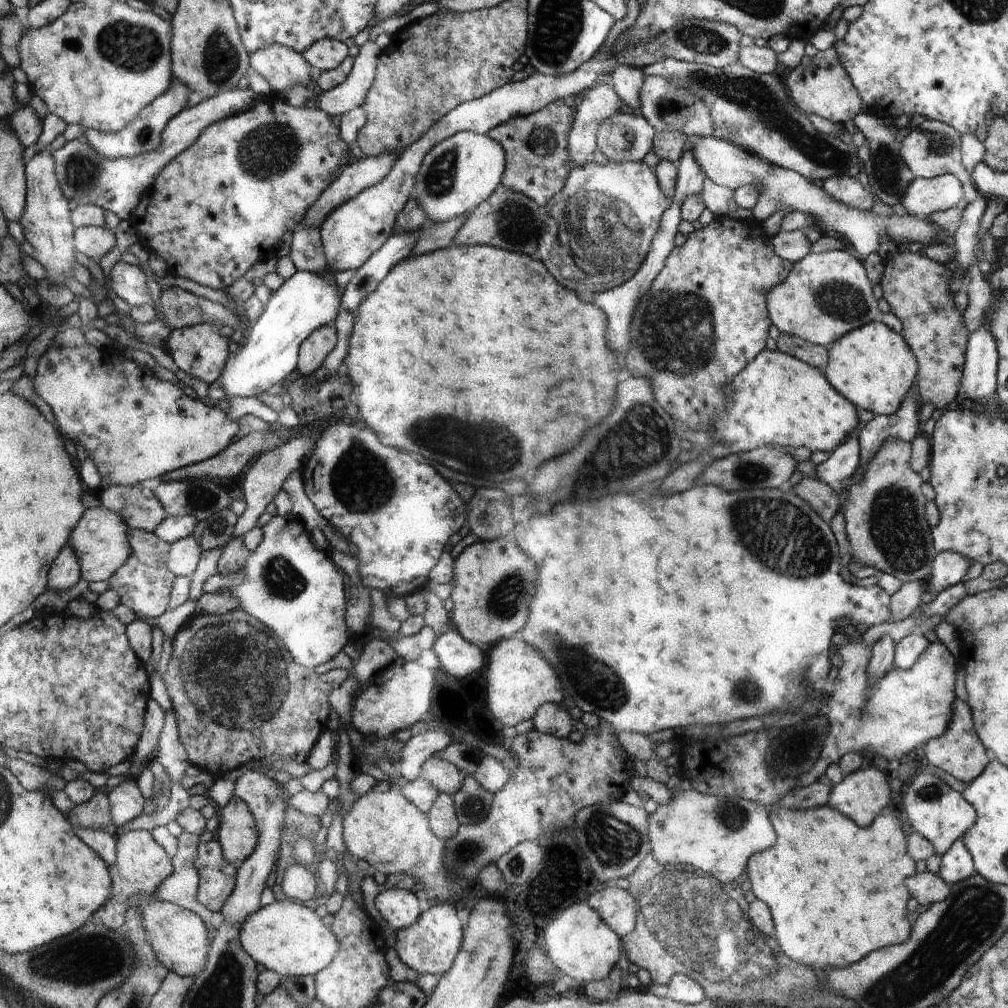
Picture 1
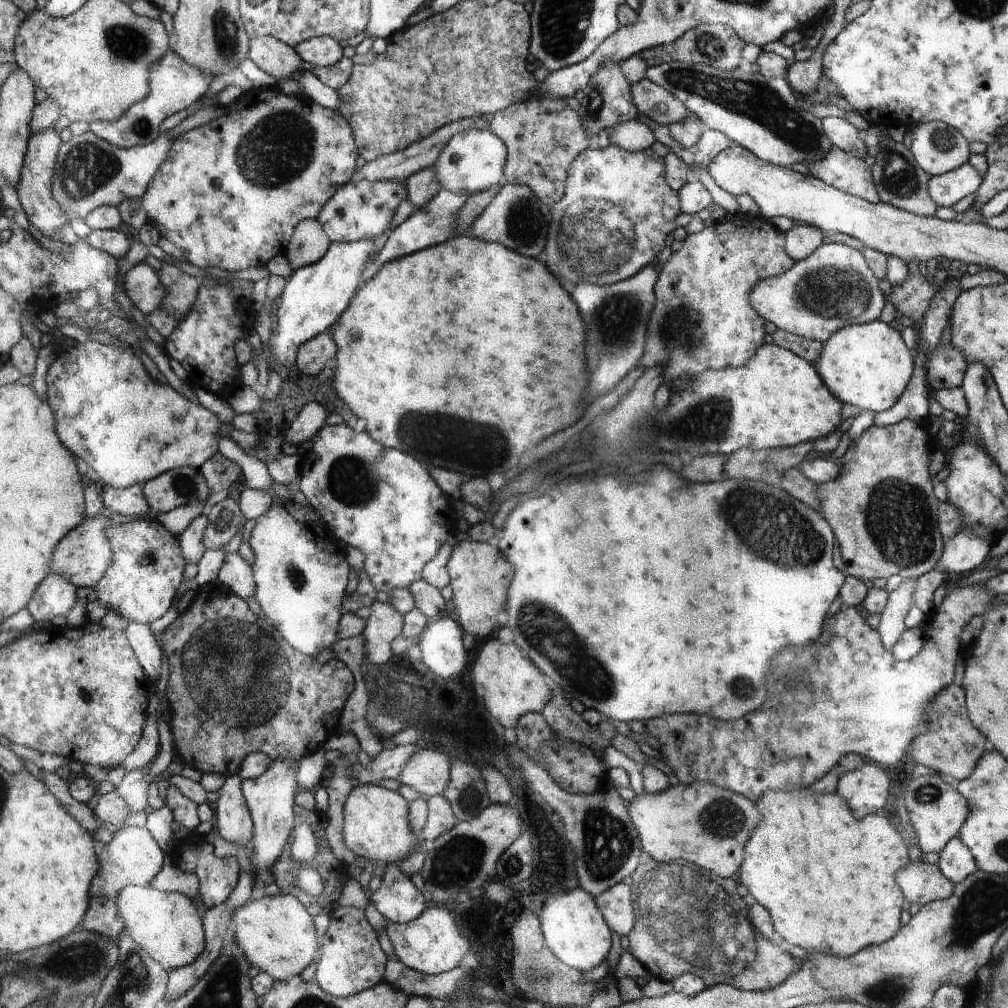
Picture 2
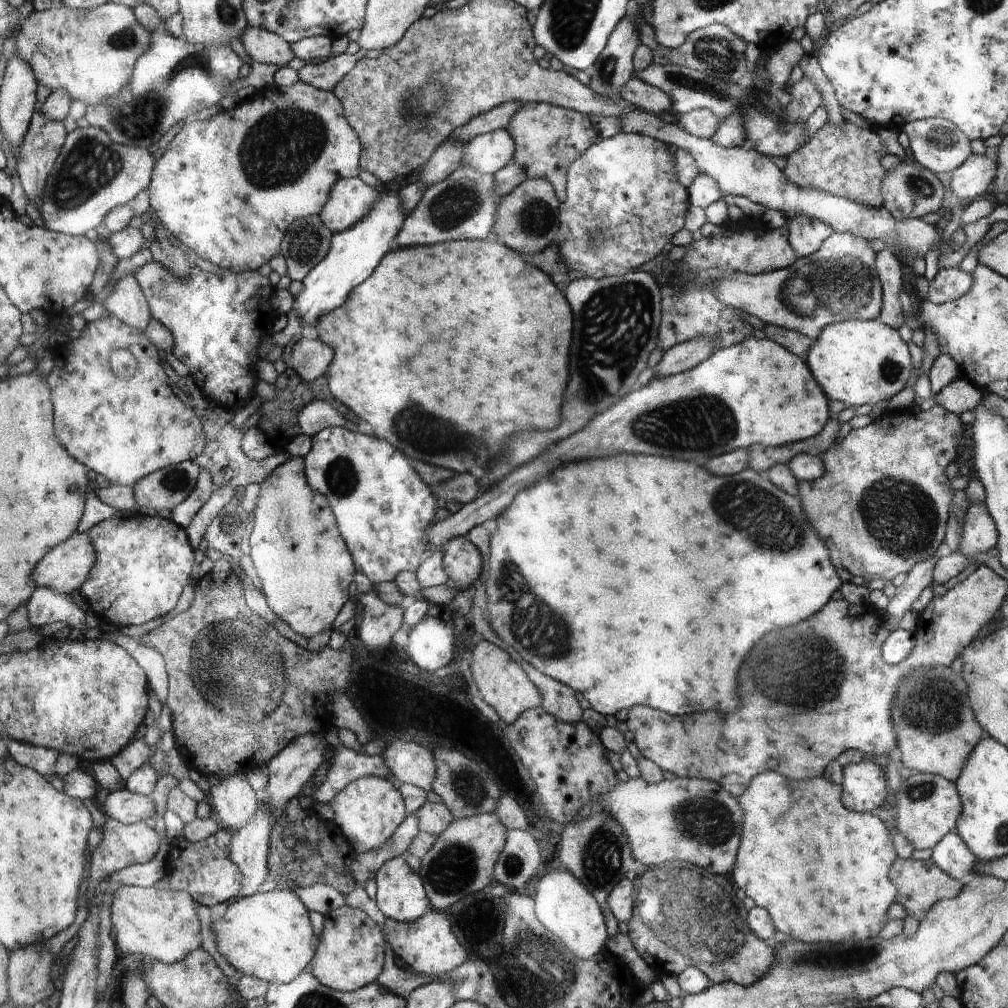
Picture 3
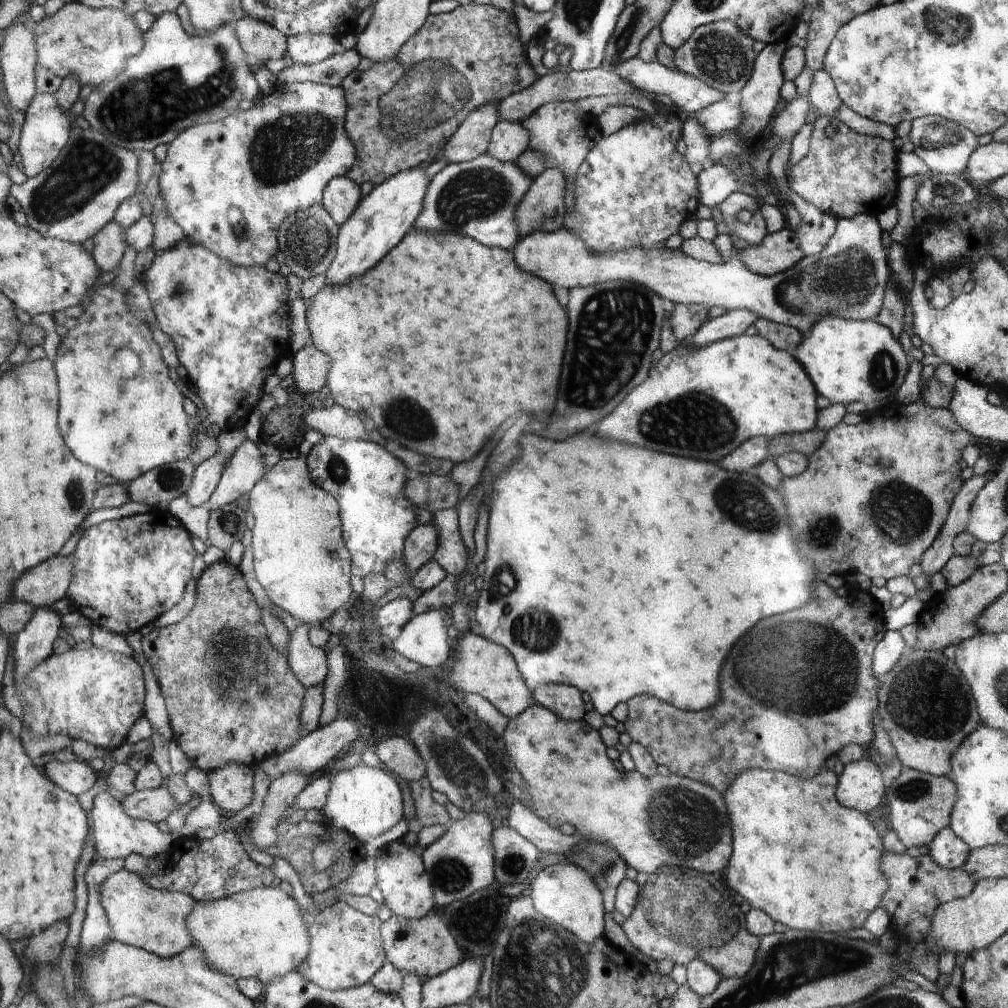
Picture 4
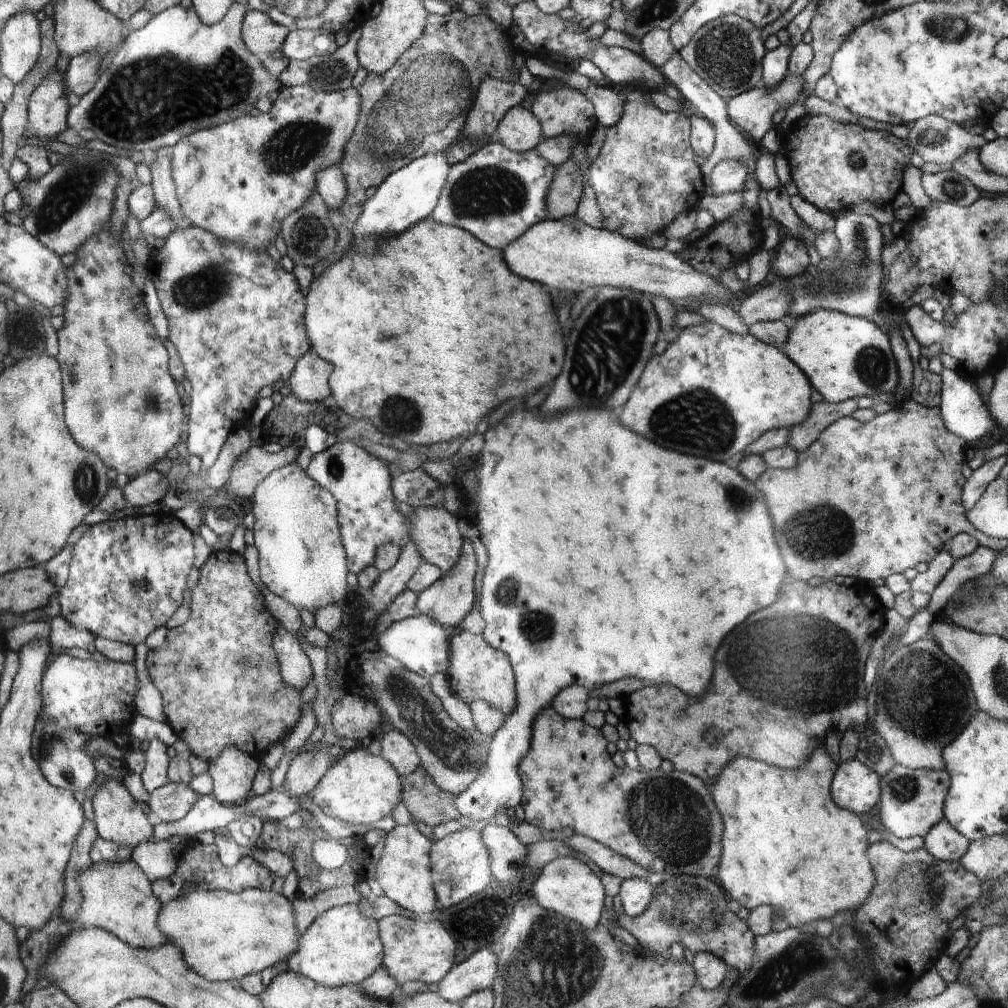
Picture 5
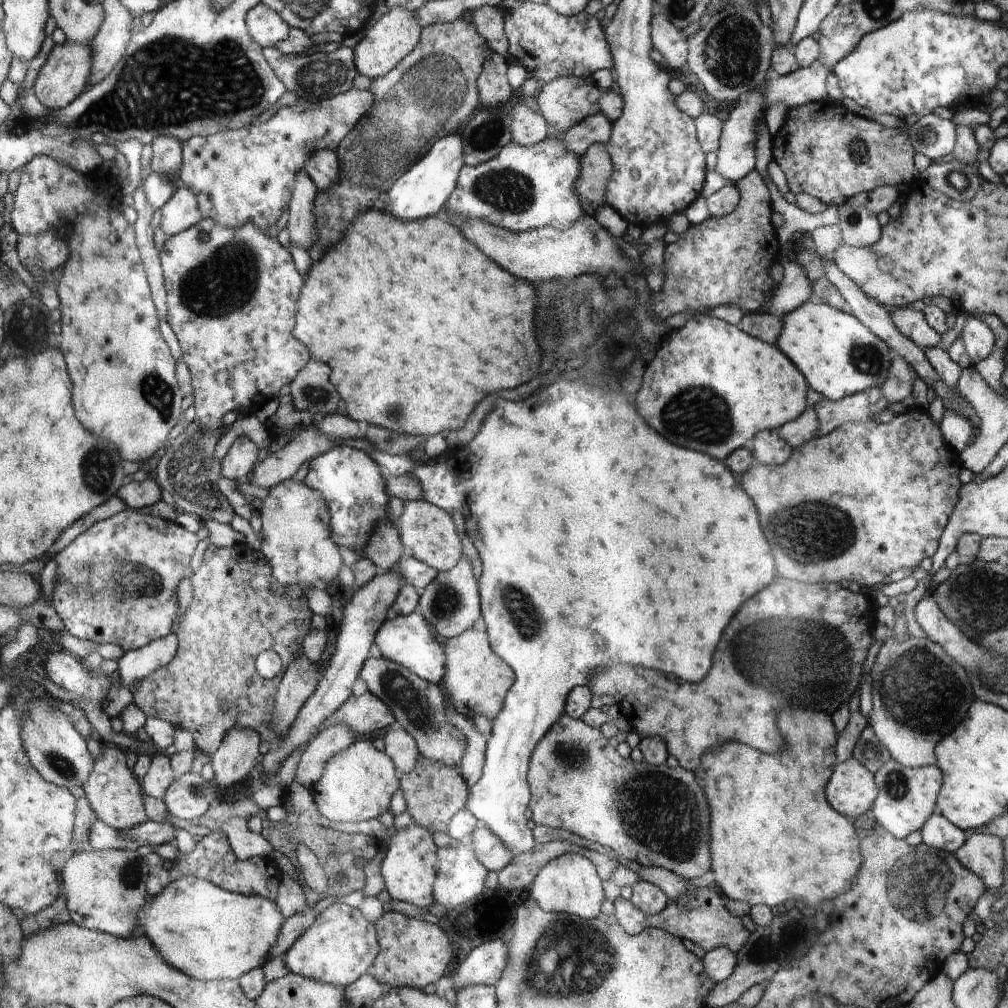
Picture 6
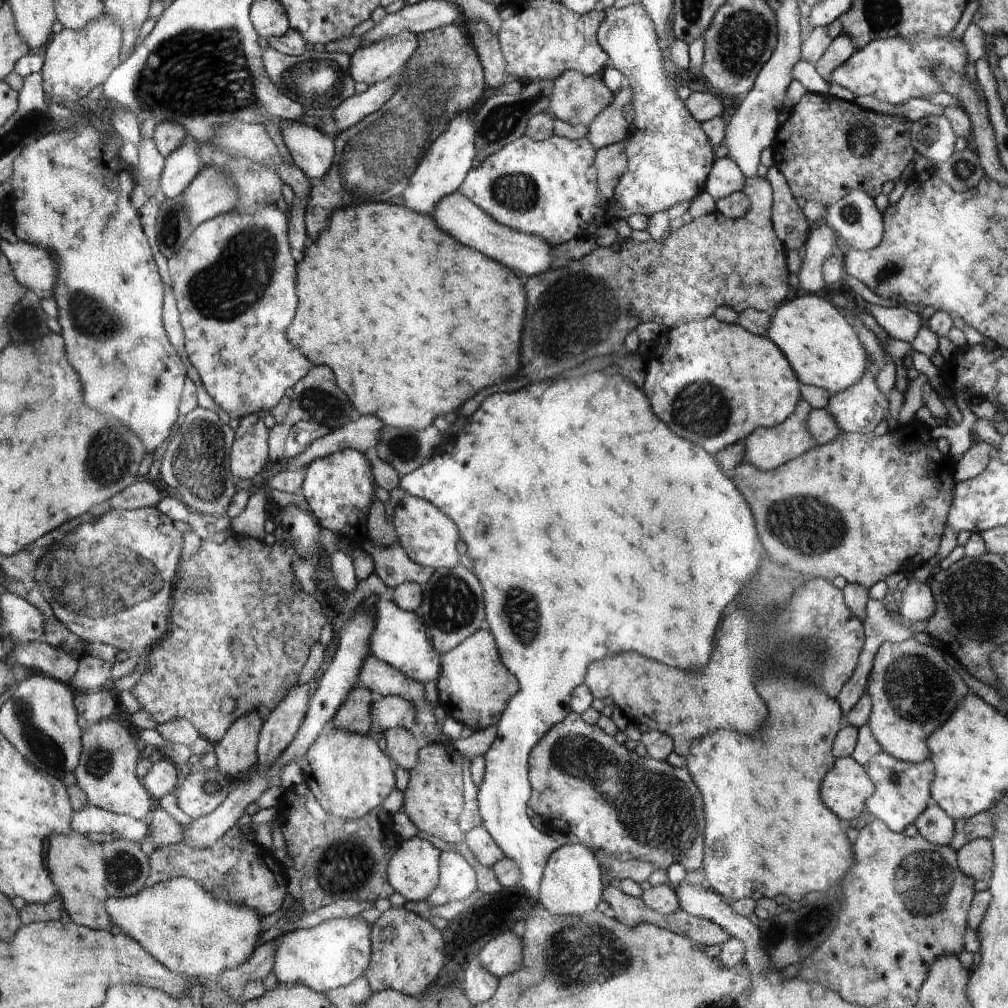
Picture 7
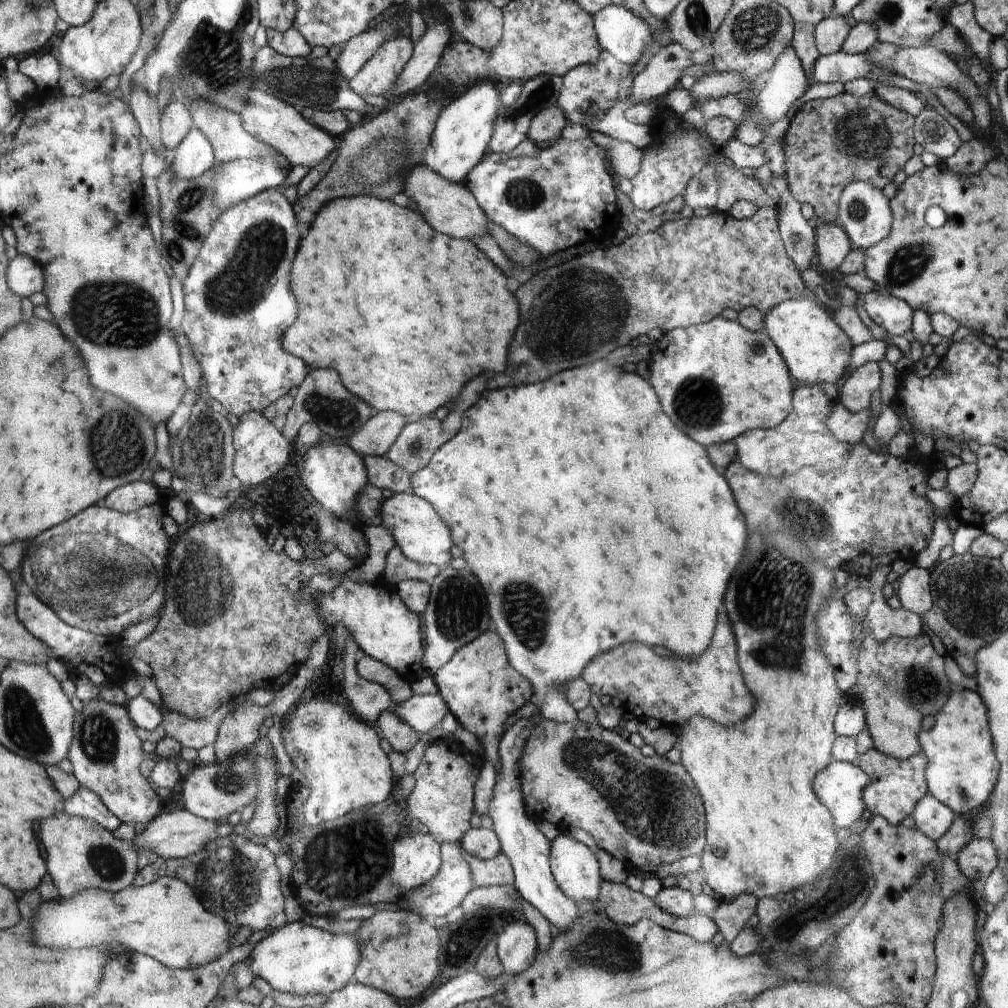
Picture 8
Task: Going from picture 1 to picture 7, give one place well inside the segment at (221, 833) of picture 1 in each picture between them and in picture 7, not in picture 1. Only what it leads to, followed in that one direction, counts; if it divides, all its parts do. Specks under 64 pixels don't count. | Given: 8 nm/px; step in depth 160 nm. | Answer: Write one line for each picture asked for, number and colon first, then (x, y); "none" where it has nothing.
2: (235, 824)
3: (235, 802)
4: (231, 787)
5: (233, 773)
6: (232, 763)
7: (236, 753)

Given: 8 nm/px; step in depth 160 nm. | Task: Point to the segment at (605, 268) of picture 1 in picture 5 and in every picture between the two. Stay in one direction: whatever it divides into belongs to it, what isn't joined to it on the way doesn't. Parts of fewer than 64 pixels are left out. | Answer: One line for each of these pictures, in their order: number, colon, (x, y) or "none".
2: (618, 209)
3: (624, 203)
4: (634, 190)
5: (645, 175)

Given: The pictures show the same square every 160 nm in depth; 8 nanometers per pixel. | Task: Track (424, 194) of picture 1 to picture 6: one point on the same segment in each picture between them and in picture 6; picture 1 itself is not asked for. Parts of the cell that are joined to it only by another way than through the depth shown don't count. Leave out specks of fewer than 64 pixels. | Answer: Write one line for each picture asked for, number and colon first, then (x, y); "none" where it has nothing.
2: (471, 161)
3: (488, 153)
4: (509, 141)
5: (519, 130)
6: (528, 128)

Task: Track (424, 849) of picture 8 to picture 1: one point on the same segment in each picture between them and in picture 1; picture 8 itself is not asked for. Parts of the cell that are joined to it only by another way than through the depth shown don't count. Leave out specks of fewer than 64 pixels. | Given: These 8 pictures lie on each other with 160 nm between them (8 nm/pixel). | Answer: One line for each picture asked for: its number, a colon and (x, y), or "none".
1: (399, 908)
2: (394, 895)
3: (399, 893)
4: (400, 875)
5: (403, 872)
6: (408, 868)
7: (412, 870)

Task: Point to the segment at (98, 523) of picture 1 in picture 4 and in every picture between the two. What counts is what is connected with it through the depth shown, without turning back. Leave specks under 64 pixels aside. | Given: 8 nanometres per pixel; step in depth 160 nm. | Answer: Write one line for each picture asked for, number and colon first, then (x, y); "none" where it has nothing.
2: (84, 557)
3: (70, 565)
4: (44, 587)

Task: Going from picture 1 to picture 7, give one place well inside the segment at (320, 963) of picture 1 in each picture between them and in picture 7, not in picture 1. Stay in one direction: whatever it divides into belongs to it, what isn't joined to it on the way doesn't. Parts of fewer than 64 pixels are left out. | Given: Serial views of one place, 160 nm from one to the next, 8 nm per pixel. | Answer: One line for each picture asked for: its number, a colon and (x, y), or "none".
2: (276, 933)
3: (268, 936)
4: (260, 933)
5: (224, 936)
6: (211, 934)
7: (195, 934)

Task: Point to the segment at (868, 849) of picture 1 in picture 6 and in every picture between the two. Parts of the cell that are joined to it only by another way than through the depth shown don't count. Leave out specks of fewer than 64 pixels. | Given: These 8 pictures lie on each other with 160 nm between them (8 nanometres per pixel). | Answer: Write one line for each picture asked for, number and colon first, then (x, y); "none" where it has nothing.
2: (827, 879)
3: (843, 892)
4: (808, 862)
5: (776, 817)
6: (776, 838)

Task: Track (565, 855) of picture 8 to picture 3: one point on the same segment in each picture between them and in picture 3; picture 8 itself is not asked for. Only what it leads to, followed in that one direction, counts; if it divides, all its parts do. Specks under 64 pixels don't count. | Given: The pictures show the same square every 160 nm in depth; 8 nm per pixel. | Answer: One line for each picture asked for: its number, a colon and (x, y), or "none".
3: (564, 907)
4: (564, 893)
5: (566, 885)
6: (569, 884)
7: (571, 886)

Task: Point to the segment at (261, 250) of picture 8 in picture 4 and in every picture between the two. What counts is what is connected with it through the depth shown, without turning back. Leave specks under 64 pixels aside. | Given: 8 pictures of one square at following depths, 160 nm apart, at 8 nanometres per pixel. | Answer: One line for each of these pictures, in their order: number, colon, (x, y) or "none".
4: (228, 323)
5: (236, 317)
6: (232, 294)
7: (234, 313)

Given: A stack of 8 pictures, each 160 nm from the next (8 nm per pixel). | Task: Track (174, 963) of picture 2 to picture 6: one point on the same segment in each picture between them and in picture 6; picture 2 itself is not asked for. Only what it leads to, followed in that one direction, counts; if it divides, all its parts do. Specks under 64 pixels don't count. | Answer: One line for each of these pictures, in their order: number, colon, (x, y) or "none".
3: (162, 925)
4: (153, 920)
5: (116, 896)
6: (104, 889)

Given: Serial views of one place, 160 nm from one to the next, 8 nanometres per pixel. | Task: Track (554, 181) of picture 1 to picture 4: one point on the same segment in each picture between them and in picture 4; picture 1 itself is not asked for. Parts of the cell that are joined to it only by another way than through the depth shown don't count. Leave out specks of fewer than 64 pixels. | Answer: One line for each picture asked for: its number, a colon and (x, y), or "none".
2: (543, 136)
3: (548, 140)
4: (556, 129)

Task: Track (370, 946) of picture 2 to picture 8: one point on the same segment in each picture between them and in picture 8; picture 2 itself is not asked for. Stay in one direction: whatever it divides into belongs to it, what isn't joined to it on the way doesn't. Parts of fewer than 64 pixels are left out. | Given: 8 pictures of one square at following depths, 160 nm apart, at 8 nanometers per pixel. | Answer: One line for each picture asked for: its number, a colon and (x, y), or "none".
3: (350, 956)
4: (346, 949)
5: (341, 947)
6: (341, 946)
7: (335, 953)
8: (299, 959)

